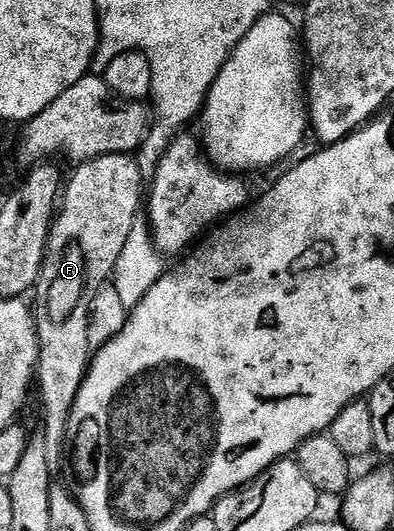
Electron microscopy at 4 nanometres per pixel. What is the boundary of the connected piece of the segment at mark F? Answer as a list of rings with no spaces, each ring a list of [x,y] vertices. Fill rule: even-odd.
[[[114,154],[85,160],[77,168],[80,169],[72,177],[67,177],[62,203],[48,236],[39,283],[34,288],[34,311],[40,334],[40,366],[36,371],[35,383],[38,392],[40,388],[40,404],[44,407],[42,439],[46,442],[46,459],[54,474],[60,474],[64,468],[64,455],[67,452],[69,455],[74,398],[78,398],[78,390],[82,390],[82,382],[94,355],[88,333],[92,299],[102,285],[109,283],[118,262],[118,254],[122,254],[122,246],[126,246],[126,238],[130,238],[130,230],[134,230],[134,222],[141,215],[142,201],[146,196],[146,178],[135,155]]]

